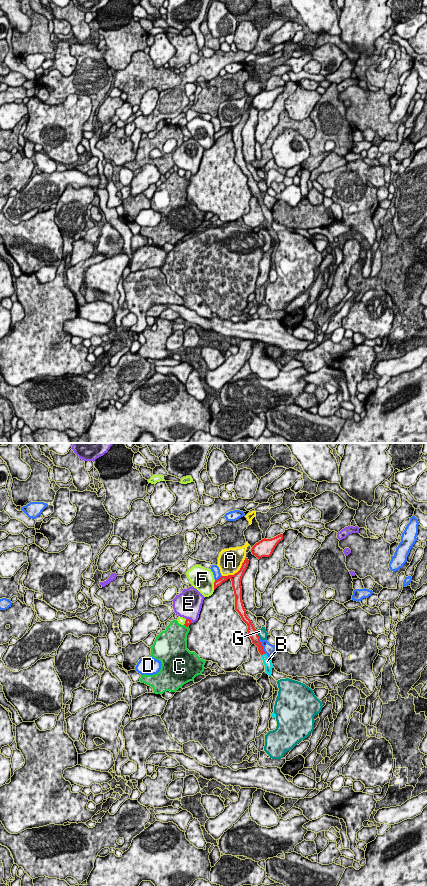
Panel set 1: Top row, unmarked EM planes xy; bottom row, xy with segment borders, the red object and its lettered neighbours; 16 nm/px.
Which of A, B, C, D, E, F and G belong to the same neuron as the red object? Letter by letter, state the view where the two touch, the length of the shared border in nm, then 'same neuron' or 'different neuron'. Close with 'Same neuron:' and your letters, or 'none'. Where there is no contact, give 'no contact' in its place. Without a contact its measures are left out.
A: xy | 480 nm | different neuron
B: xy | 90 nm | same neuron
C: xy | 90 nm | different neuron
D: xy | 260 nm | different neuron
E: xy | 120 nm | different neuron
F: xy | 160 nm | different neuron
G: xy | 160 nm | different neuron
Same neuron: B

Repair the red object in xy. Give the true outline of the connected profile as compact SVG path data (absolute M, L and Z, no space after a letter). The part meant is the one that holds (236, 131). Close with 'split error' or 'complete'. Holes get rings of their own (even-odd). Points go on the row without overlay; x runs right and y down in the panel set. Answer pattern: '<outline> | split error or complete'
M245 110L240 122L237 125L235 125L234 127L221 128L218 132L215 132L214 142L218 138L220 138L223 134L227 133L228 131L232 133L232 139L233 139L234 147L235 147L235 162L239 165L242 172L247 176L248 178L247 184L252 192L252 195L258 199L258 203L261 206L263 215L265 217L265 224L269 228L271 228L272 220L273 220L272 211L268 209L267 206L264 204L257 182L254 180L251 172L247 169L246 162L244 160L243 153L242 153L241 132L248 119L248 116L249 116L249 112L248 110Z | split error

